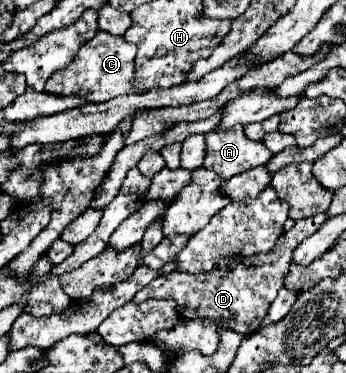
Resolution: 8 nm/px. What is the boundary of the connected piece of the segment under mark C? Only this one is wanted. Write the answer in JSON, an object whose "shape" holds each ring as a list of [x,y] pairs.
{"shape":[[[98,32],[94,40],[86,42],[72,64],[64,68],[62,72],[54,72],[50,80],[46,82],[44,92],[54,96],[82,96],[90,104],[108,102],[120,94],[142,94],[146,90],[134,88],[134,58],[136,58],[136,46],[130,42],[124,42],[120,36],[112,36],[108,32]]]}

